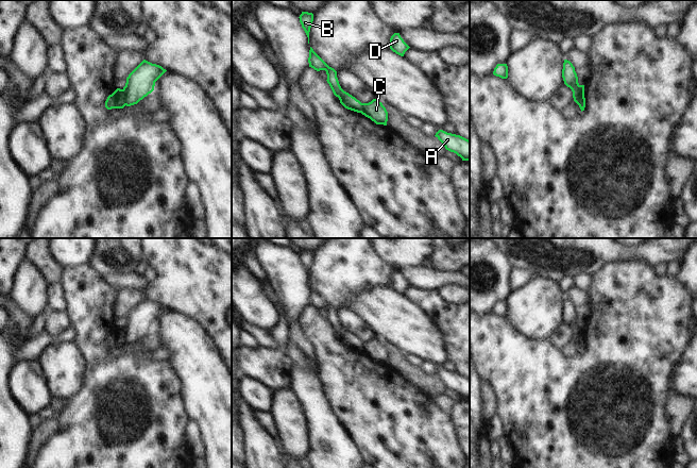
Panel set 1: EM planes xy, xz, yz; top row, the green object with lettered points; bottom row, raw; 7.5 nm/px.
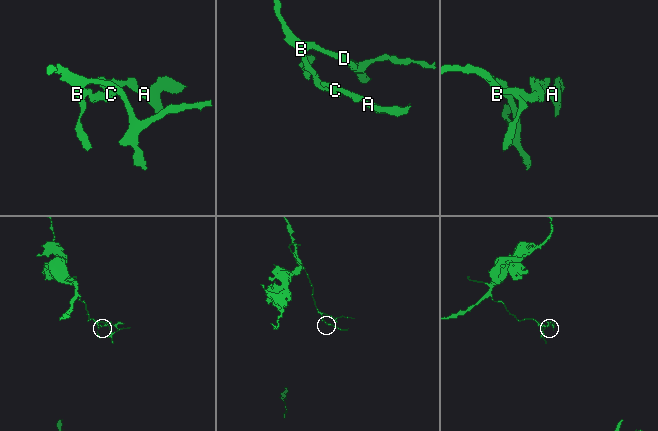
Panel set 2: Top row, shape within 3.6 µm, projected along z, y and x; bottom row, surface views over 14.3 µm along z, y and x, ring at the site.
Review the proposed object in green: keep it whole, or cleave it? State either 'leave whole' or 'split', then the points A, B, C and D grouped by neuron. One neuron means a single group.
split; groups A C / B D

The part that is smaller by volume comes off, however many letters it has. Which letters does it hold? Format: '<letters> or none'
A, C

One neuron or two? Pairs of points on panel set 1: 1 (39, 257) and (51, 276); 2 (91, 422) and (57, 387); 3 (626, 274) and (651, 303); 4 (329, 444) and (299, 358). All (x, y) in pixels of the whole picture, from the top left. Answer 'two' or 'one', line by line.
1: one
2: two
3: one
4: one

